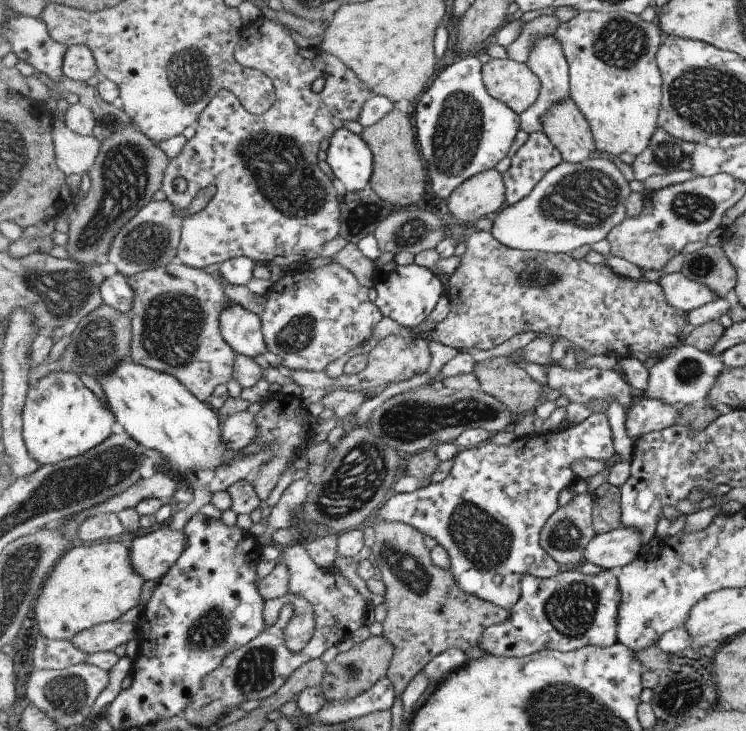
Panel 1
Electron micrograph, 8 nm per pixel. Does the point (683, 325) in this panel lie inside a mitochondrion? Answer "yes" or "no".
no

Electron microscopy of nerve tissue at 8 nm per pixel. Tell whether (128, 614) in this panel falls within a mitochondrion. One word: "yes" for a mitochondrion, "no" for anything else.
no

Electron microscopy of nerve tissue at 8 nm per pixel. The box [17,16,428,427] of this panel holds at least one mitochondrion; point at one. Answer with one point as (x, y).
(125, 171)

